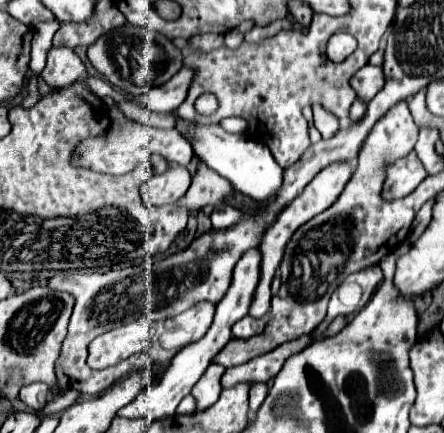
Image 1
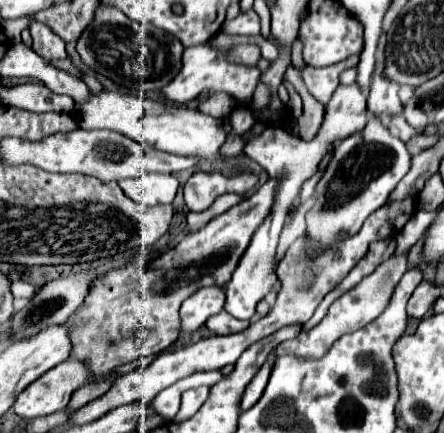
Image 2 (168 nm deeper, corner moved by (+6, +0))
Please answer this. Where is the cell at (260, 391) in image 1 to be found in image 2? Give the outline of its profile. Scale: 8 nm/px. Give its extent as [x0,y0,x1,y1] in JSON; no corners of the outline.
[241,364,271,410]

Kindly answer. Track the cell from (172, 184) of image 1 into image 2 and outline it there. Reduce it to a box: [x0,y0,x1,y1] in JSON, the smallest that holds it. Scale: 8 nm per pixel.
[119,172,179,206]

